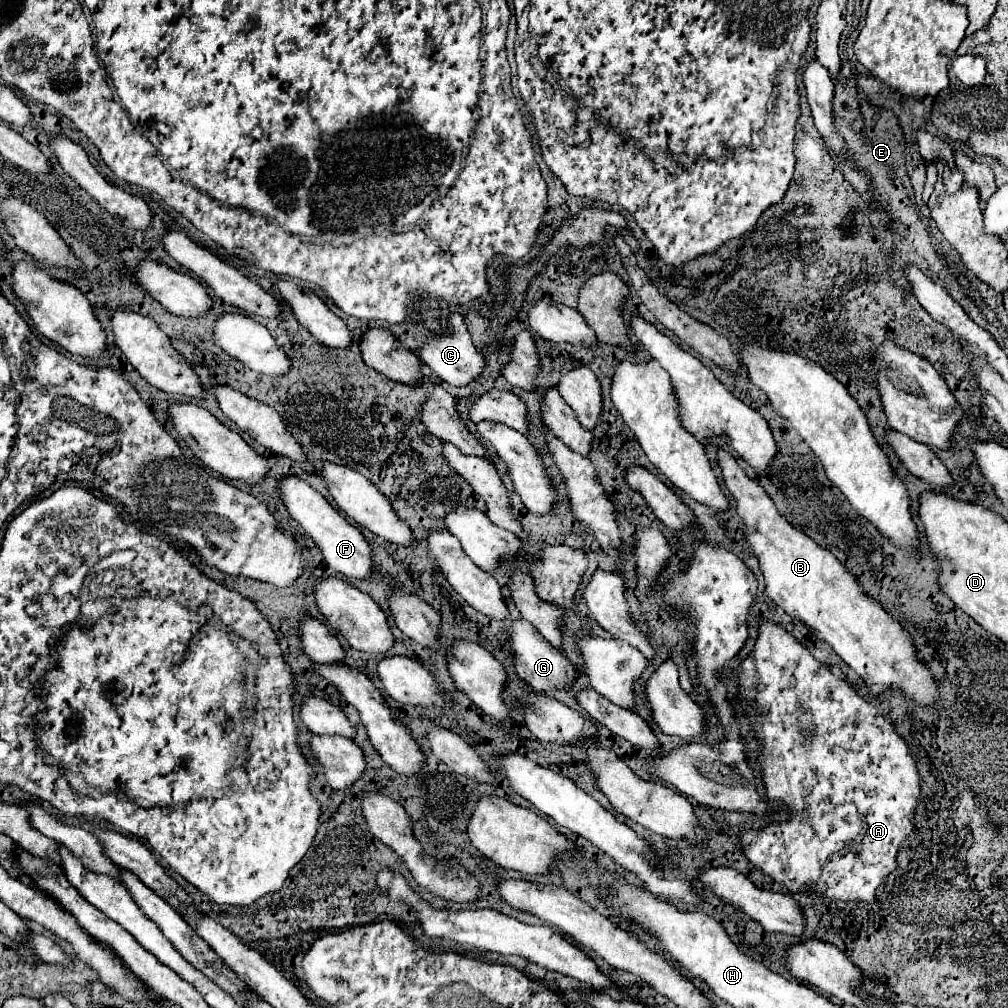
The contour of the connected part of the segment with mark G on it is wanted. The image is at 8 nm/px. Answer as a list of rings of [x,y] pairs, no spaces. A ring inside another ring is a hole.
[[[516,620],[514,626],[510,628],[510,638],[508,638],[514,654],[514,668],[520,674],[520,678],[532,686],[536,692],[550,692],[550,690],[564,690],[572,688],[574,680],[578,678],[576,666],[560,654],[558,648],[554,648],[530,622],[526,620]]]

